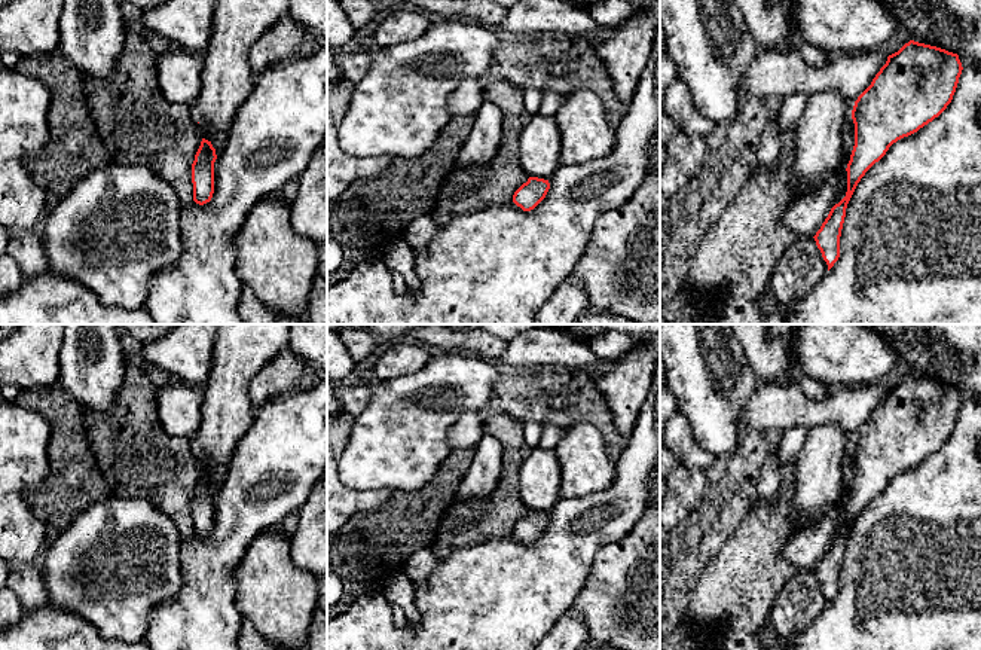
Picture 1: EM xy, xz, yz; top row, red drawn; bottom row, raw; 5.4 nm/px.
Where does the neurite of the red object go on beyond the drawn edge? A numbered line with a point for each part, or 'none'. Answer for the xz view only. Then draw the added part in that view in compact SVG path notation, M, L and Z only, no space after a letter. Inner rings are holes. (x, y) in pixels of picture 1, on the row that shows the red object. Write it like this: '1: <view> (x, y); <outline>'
none

